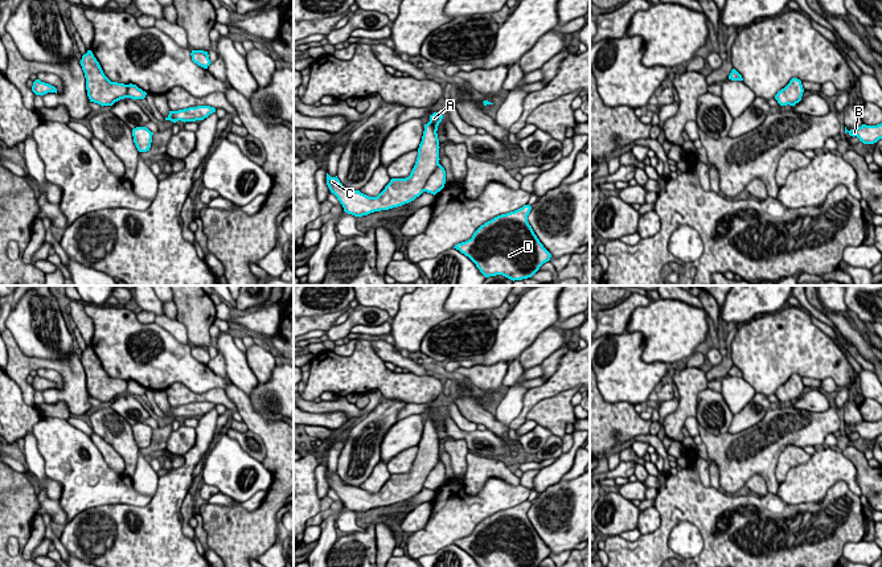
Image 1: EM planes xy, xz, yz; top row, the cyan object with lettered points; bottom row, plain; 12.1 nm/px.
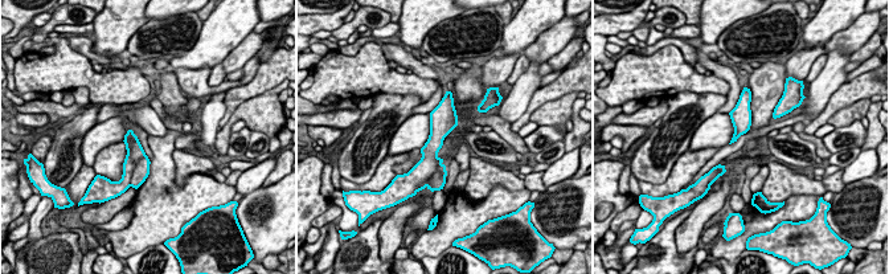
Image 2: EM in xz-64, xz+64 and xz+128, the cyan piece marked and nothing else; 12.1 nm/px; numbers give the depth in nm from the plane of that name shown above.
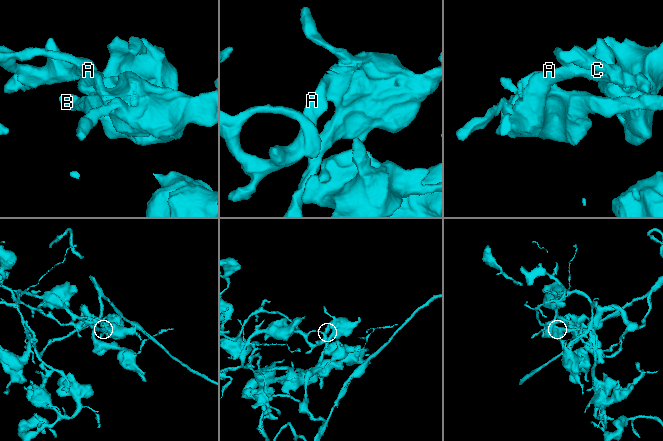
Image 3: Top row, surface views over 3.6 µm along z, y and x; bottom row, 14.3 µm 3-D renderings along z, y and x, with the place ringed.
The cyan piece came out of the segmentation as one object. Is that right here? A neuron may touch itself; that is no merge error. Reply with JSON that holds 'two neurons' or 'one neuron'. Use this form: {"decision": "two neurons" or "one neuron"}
{"decision": "one neuron"}

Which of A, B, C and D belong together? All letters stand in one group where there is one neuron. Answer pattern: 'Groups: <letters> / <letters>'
Groups: A B C D

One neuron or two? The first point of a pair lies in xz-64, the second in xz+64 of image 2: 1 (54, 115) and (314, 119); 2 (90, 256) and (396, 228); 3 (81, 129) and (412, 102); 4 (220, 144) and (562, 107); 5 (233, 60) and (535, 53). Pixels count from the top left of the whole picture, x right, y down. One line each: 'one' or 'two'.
1: two
2: one
3: one
4: one
5: one

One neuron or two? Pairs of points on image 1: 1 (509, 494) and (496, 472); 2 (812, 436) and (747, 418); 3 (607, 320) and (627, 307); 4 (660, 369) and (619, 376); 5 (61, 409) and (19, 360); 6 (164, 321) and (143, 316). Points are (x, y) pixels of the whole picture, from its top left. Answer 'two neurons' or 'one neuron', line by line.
1: two neurons
2: two neurons
3: one neuron
4: one neuron
5: two neurons
6: two neurons

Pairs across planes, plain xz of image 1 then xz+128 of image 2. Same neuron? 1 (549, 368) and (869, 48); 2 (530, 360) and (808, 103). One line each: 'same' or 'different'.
1: same
2: different

